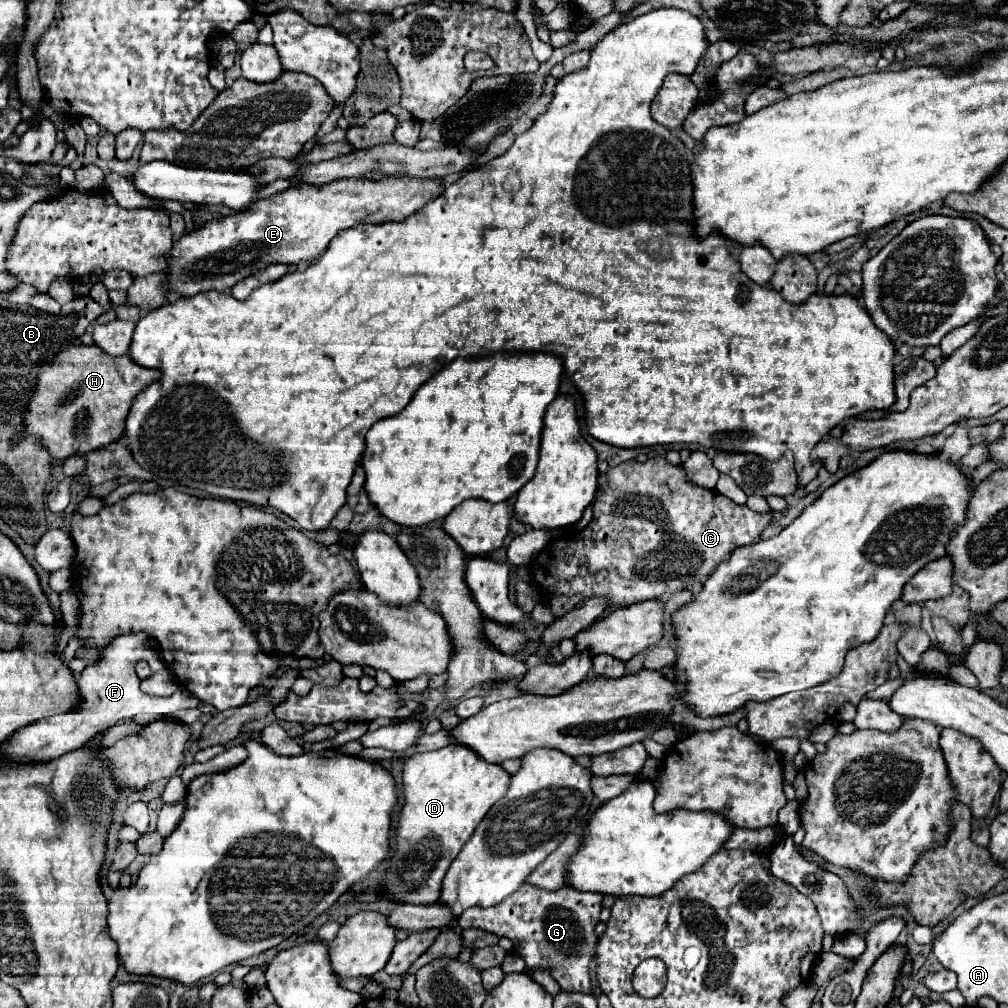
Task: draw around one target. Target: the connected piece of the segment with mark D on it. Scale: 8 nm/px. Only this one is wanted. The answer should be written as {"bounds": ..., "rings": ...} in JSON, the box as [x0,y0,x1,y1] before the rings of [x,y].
{"bounds":[384,744,512,904],"rings":[[[448,744],[434,752],[422,752],[404,764],[404,808],[398,824],[398,846],[390,856],[384,894],[390,900],[410,904],[430,904],[440,896],[440,884],[452,858],[468,842],[476,824],[496,804],[512,774],[500,764],[490,764],[464,744]]]}

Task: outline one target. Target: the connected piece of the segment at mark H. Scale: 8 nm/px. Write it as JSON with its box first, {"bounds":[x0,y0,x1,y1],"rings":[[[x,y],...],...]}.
{"bounds":[24,344,160,458],"rings":[[[96,344],[70,346],[40,370],[36,394],[28,404],[30,414],[24,420],[26,430],[42,438],[52,458],[88,454],[124,436],[124,422],[134,398],[160,376],[160,370],[136,366],[128,354],[110,356]]]}

